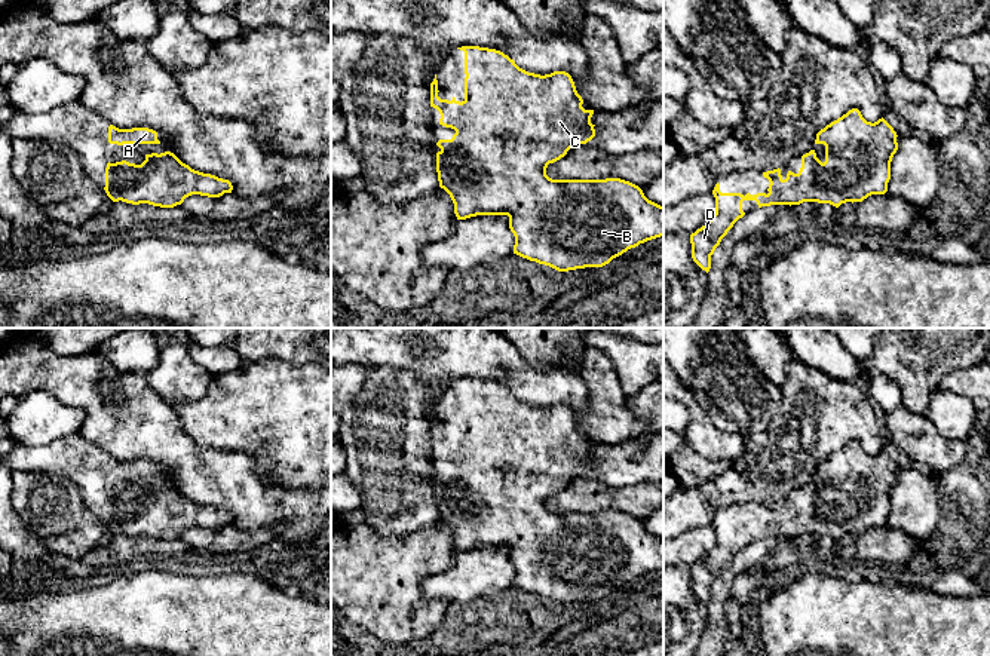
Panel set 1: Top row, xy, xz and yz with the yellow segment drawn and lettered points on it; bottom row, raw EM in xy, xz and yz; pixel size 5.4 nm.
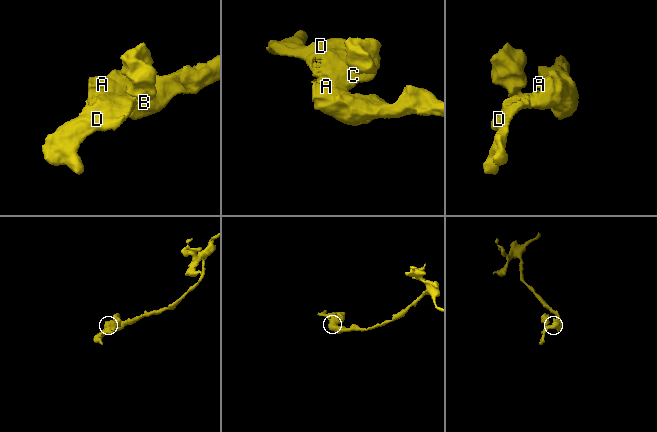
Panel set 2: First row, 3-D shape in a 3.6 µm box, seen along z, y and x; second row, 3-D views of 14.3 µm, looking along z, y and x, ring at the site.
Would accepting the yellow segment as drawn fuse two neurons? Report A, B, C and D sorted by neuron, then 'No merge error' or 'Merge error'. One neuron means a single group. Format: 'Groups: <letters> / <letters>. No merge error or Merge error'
Groups: A B C D. No merge error

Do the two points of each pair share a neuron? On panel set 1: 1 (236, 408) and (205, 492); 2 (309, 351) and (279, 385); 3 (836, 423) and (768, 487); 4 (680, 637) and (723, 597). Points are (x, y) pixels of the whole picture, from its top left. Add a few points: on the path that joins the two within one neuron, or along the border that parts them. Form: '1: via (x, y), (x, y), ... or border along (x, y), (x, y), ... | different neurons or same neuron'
1: border along (189, 437), (201, 445), (242, 451), (254, 463) | different neurons
2: border along (263, 358), (276, 358), (297, 365), (315, 364) | different neurons
3: via (818, 431), (779, 469) | same neuron
4: border along (708, 606), (704, 631), (698, 640) | different neurons

